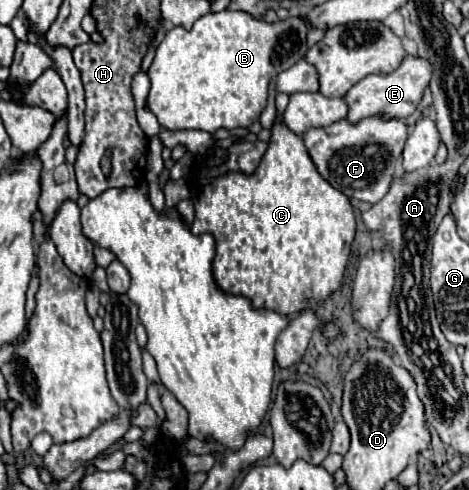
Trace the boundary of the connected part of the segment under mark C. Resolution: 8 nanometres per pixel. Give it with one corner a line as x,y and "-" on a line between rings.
283,122
275,124
273,126
273,136
271,136
271,142
269,142
269,148
261,160
261,164
257,166
255,174
253,176
243,176
243,174
225,174
225,176
219,176
215,178
209,186
203,186
199,196
195,198
195,220
191,224
191,232
193,234
211,234
215,238
215,260
213,260
213,278
215,278
215,284
219,290
223,290
225,294
235,294
235,296
245,296
251,300
251,306
253,308
267,308
267,310
275,310
277,314
283,314
287,318
291,316
297,316
299,312
303,310
315,310
315,306
323,304
335,290
341,288
343,284
343,274
345,274
345,266
347,266
347,260
349,260
349,252
351,252
351,242
355,238
356,233
356,220
355,214
353,214
353,206
349,202
349,198
345,194
341,194
339,190
335,190
329,182
325,182
319,172
315,170
307,150
305,150
305,144
303,140
293,134

